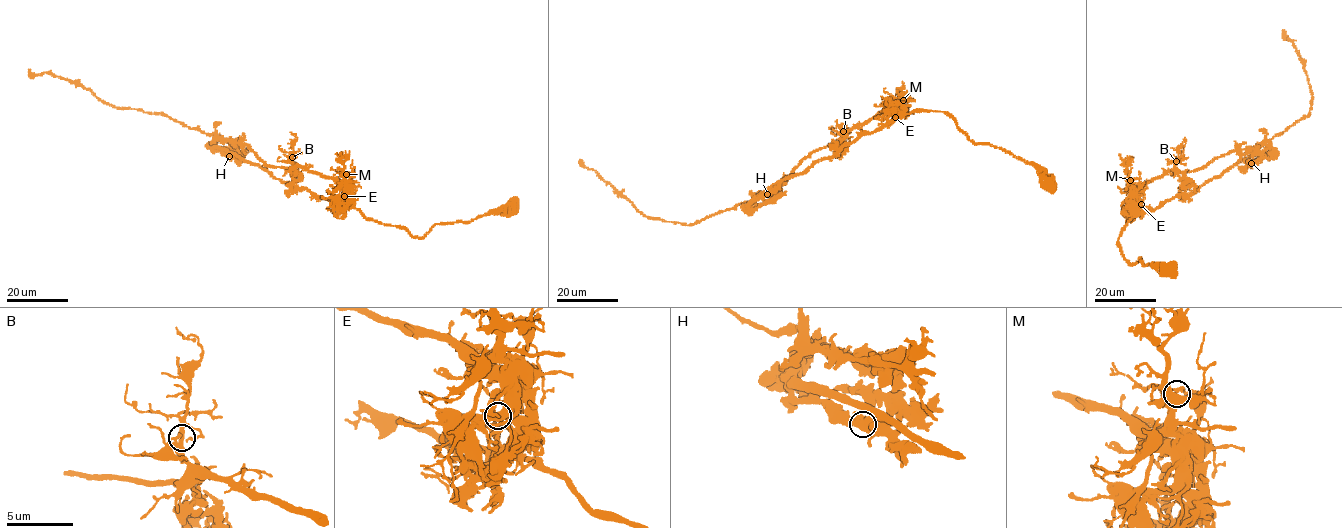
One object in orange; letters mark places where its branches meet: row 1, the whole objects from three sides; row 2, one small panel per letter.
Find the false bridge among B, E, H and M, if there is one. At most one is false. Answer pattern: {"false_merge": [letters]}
{"false_merge": ["E"]}

